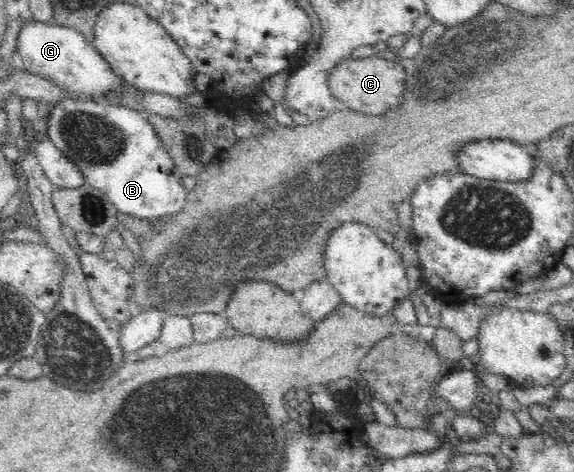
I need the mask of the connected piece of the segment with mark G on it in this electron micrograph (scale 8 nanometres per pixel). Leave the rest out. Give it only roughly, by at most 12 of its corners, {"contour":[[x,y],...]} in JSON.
{"contour":[[21,26],[24,70],[101,100],[128,87],[78,31]]}

